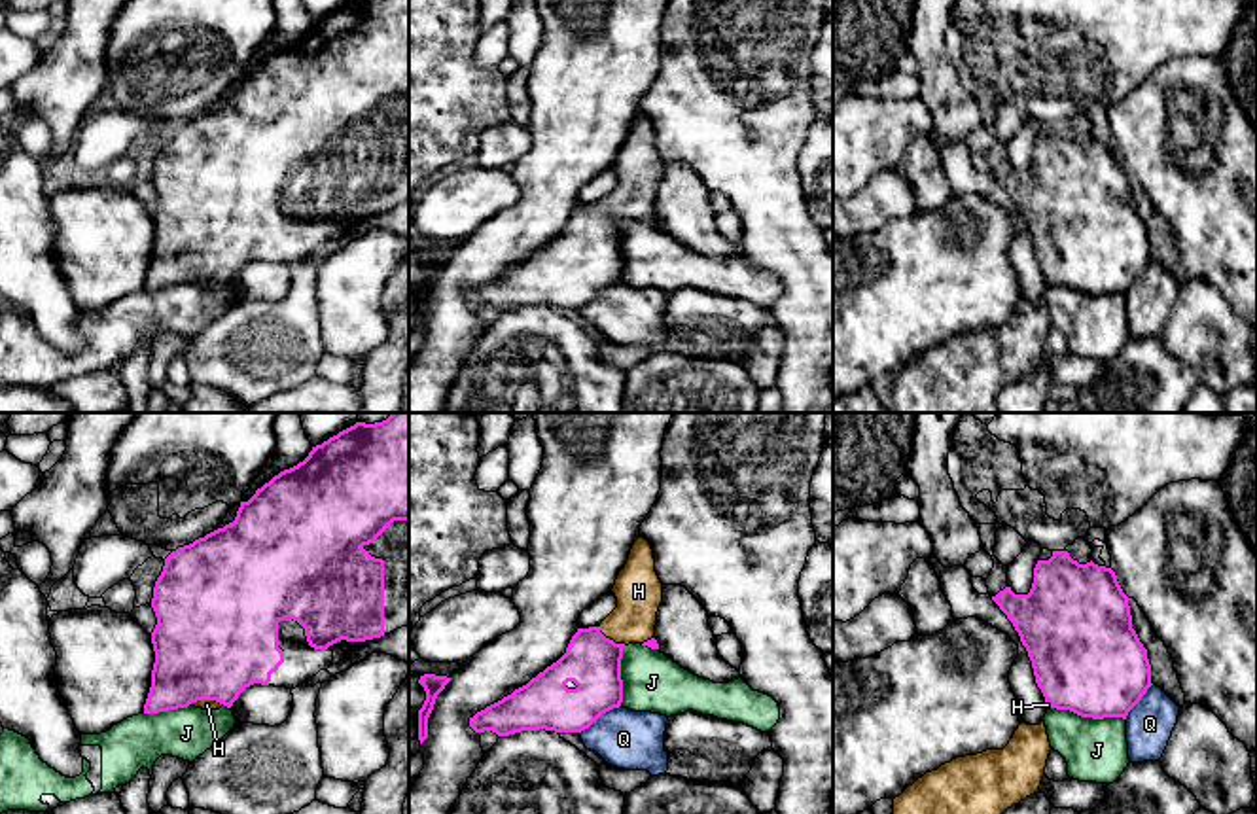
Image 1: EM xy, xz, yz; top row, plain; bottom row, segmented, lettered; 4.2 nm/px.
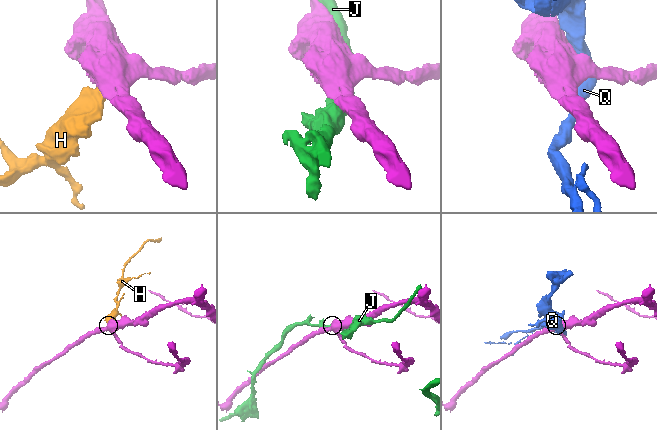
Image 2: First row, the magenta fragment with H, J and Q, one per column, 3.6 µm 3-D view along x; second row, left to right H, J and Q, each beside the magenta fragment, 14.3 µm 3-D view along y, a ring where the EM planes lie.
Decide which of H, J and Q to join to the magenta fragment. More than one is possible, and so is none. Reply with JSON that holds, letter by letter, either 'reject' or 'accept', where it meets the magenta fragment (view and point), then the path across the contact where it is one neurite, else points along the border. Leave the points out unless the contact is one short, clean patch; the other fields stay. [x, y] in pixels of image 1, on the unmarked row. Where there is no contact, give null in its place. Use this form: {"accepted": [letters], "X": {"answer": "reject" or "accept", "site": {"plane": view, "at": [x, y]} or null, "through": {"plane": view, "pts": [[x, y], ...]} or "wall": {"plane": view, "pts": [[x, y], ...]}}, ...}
{"accepted": ["H"], "H": {"answer": "accept", "site": {"plane": "xy", "at": [207, 275]}, "through": {"plane": "xy", "pts": [[212, 216], [207, 275], [207, 281]]}}, "J": {"answer": "reject", "site": {"plane": "yz", "at": [1089, 292]}}, "Q": {"answer": "reject", "site": {"plane": "xz", "at": [599, 292]}}}

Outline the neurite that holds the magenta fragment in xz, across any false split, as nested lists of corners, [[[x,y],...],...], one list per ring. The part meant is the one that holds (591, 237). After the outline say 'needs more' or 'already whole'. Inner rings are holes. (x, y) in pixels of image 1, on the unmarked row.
[[[638,114],[634,117],[611,168],[617,174],[617,184],[598,203],[577,204],[566,229],[557,239],[511,271],[477,288],[469,293],[469,303],[475,309],[492,307],[498,312],[540,305],[581,309],[596,299],[602,290],[619,284],[623,278],[623,223],[628,220],[642,220],[659,225],[655,201],[663,178],[663,159],[655,148],[653,125],[647,115]]]; needs more

